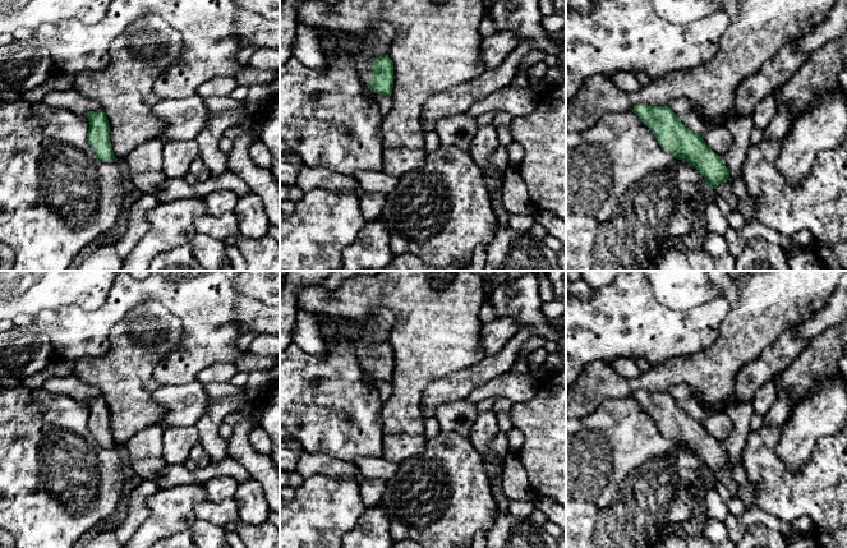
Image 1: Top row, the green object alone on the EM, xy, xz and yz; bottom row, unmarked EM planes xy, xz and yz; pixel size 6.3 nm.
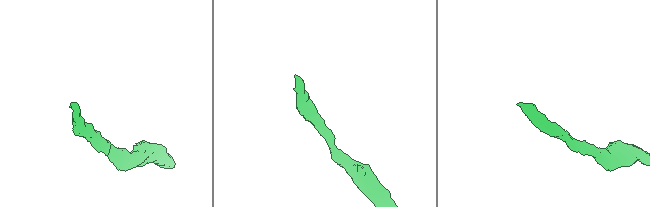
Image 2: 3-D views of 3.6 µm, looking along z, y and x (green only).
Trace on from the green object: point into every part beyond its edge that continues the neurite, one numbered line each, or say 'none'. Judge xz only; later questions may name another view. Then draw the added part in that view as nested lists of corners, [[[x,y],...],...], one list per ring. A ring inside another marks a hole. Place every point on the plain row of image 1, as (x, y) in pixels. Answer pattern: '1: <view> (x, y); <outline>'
1: xz (363, 350); [[[367,342],[356,344],[356,356],[363,369],[372,367],[372,347]]]

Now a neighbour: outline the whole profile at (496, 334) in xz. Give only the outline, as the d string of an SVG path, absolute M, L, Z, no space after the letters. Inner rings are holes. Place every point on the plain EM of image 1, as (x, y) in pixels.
M496 318L483 323L480 346L484 356L494 355L517 333L519 322L514 318Z

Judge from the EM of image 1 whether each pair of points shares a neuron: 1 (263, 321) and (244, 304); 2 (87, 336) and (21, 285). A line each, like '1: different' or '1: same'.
1: same
2: different

